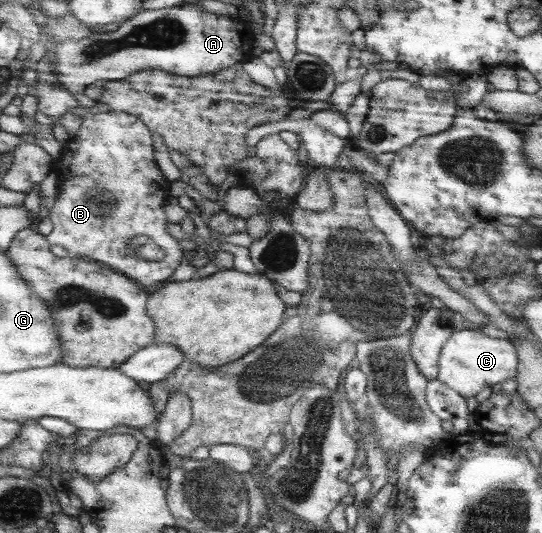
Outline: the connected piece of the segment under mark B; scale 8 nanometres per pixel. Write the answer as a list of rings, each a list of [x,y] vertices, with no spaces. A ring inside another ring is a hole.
[[[110,109],[97,114],[86,113],[82,117],[78,135],[63,143],[60,158],[54,163],[54,171],[60,181],[60,194],[49,210],[53,230],[47,235],[47,240],[52,245],[60,245],[71,256],[100,262],[134,279],[149,291],[155,290],[154,285],[165,283],[166,279],[180,267],[184,250],[178,239],[172,237],[167,230],[169,222],[164,213],[164,205],[170,197],[168,195],[170,181],[164,178],[154,159],[152,131],[138,115]],[[138,235],[146,235],[161,247],[165,251],[164,259],[150,261],[136,255],[130,249],[130,241],[132,237]]]

